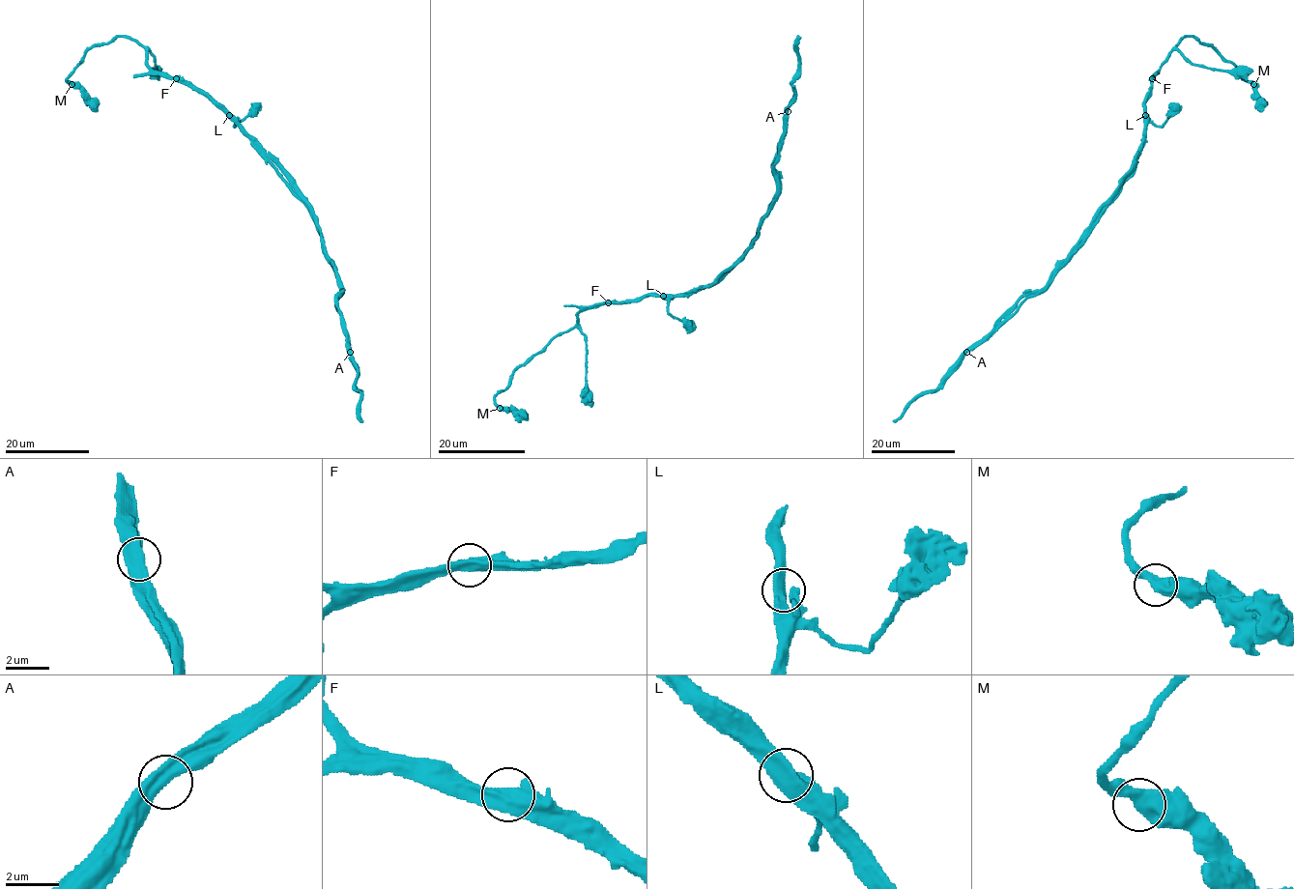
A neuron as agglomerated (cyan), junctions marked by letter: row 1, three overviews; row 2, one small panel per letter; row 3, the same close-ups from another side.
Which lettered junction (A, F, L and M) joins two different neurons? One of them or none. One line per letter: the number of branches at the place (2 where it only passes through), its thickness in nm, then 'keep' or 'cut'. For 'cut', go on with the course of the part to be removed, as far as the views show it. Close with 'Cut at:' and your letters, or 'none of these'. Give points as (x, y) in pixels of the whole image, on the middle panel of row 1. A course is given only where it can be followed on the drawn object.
A: 2 branches meet; 550 nm thick; cut; foreign part runs (788, 111), (787, 130), (773, 167), (778, 194), (762, 218), (759, 236), (745, 254), (711, 284), (685, 293)
F: 2 branches meet; 550 nm thick; keep
L: 2 branches meet; 480 nm thick; keep
M: 2 branches meet; 500 nm thick; keep
Cut at: A

